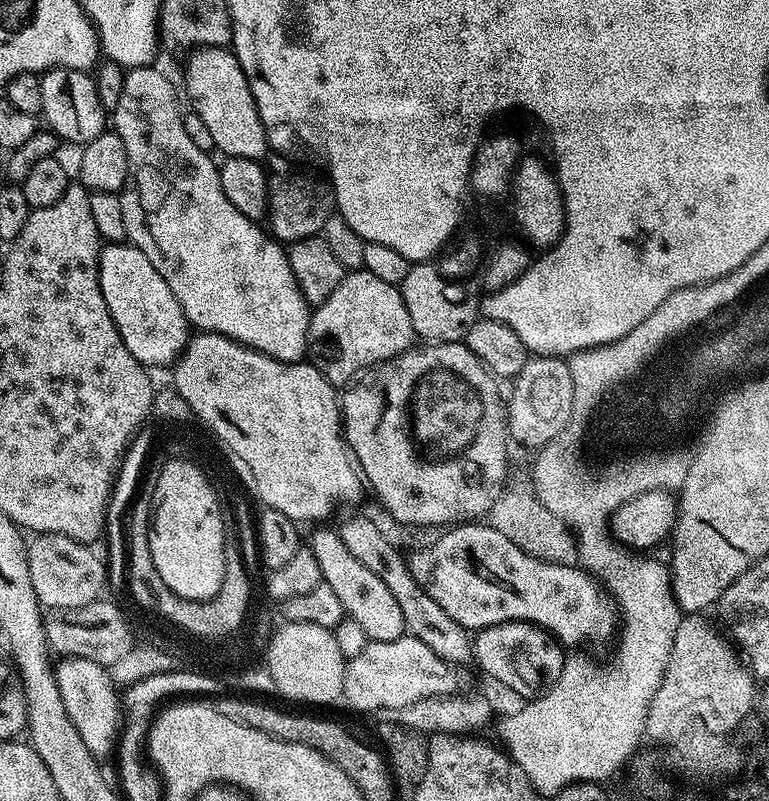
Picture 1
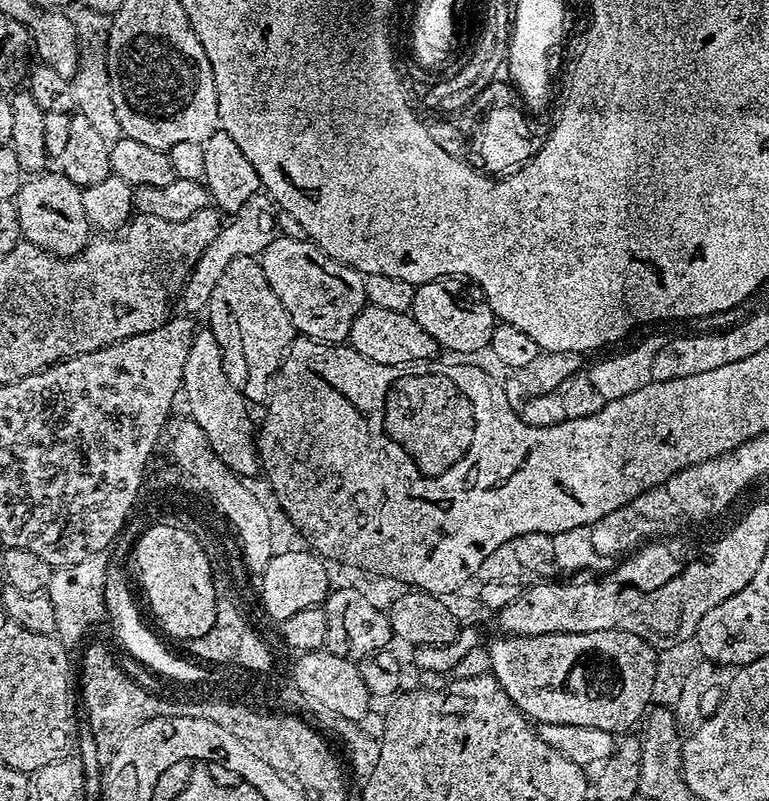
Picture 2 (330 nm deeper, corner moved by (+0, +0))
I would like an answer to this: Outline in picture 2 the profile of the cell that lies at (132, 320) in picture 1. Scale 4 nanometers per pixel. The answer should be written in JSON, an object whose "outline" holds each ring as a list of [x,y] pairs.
{"outline":[[[52,171],[25,179],[20,195],[14,201],[24,231],[23,239],[29,244],[37,244],[39,248],[46,249],[53,256],[77,256],[90,243],[90,221],[86,214],[86,205],[82,202],[84,189],[70,182],[63,171]]]}

